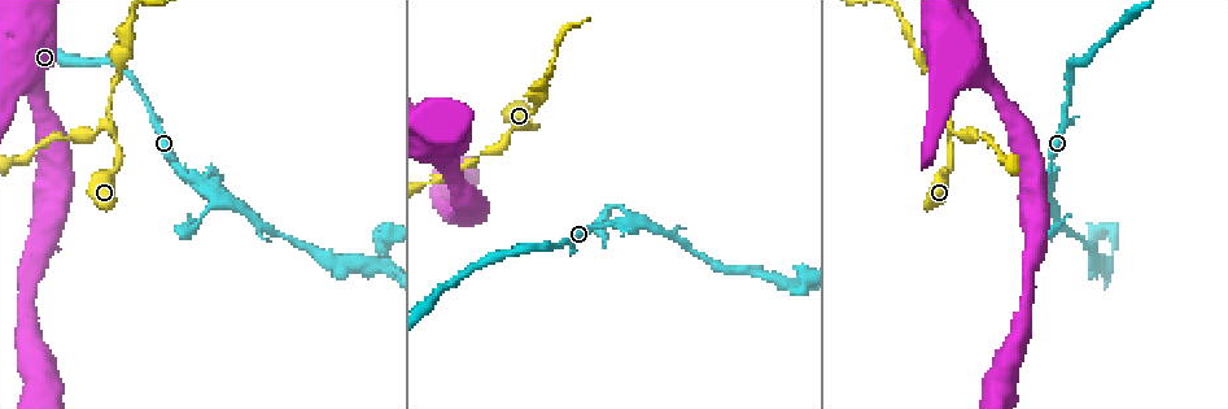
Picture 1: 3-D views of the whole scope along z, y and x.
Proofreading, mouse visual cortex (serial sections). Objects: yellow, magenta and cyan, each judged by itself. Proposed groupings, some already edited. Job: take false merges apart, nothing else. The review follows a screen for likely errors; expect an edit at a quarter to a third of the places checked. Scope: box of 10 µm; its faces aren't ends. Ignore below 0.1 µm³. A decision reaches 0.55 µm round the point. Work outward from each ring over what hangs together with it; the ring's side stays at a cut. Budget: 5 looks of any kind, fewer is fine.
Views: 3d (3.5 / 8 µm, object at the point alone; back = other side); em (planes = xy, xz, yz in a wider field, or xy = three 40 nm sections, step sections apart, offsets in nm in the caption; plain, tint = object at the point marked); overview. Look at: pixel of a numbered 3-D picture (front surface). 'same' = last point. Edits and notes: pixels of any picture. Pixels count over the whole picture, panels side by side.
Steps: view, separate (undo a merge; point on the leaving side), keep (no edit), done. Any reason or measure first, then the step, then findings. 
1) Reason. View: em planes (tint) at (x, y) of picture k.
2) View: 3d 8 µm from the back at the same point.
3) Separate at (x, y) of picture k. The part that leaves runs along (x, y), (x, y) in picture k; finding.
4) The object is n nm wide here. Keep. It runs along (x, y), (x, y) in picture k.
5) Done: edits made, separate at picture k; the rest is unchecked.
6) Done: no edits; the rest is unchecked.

Branch point. View: 3d 3.5 µm at (104, 127) of picture 1.

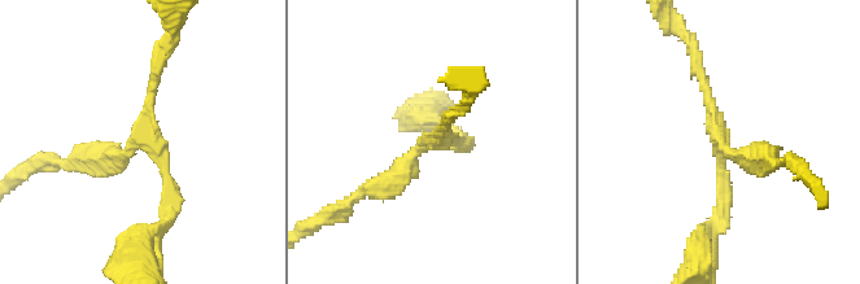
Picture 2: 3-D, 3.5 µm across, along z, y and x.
View: em xy step 2 (tint) at (437, 140) of picture 2.

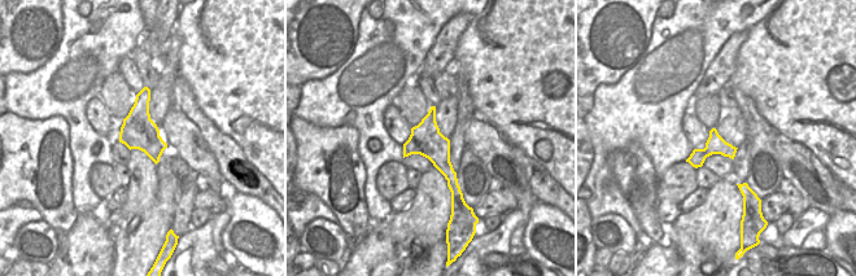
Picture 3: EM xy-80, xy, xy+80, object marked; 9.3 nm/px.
Another direction. View: em xy step 3 (tint) at the same point.

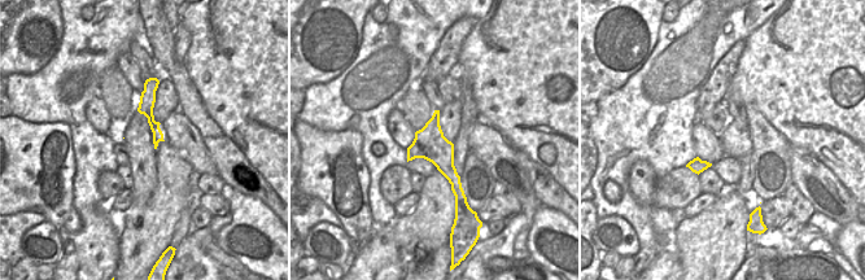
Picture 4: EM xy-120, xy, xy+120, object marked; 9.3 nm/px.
The arms are 150, 200, 250 nm wide. Keep. It runs along (148, 84), (148, 113), (156, 140) in picture 4; all the same cell.

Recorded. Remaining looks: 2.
Calibre changes. View: 3d 3.5 µm at (613, 224) of picture 1.

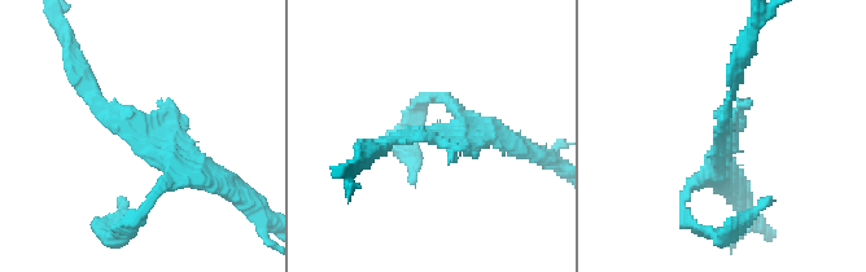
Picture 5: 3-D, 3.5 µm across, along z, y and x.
View: em xy step 1 (tint) at (425, 133) of picture 5.

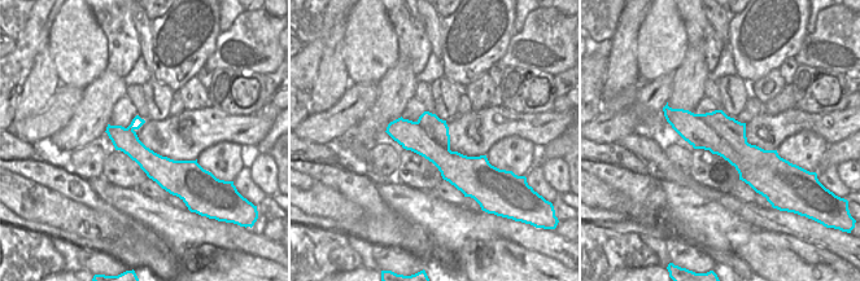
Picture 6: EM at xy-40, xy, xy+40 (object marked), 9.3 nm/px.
Keep. It runs along (79, 74), (119, 130), (211, 178) in picture 5; one cell here.

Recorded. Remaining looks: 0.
Done: no edits; the rest is unchecked.

